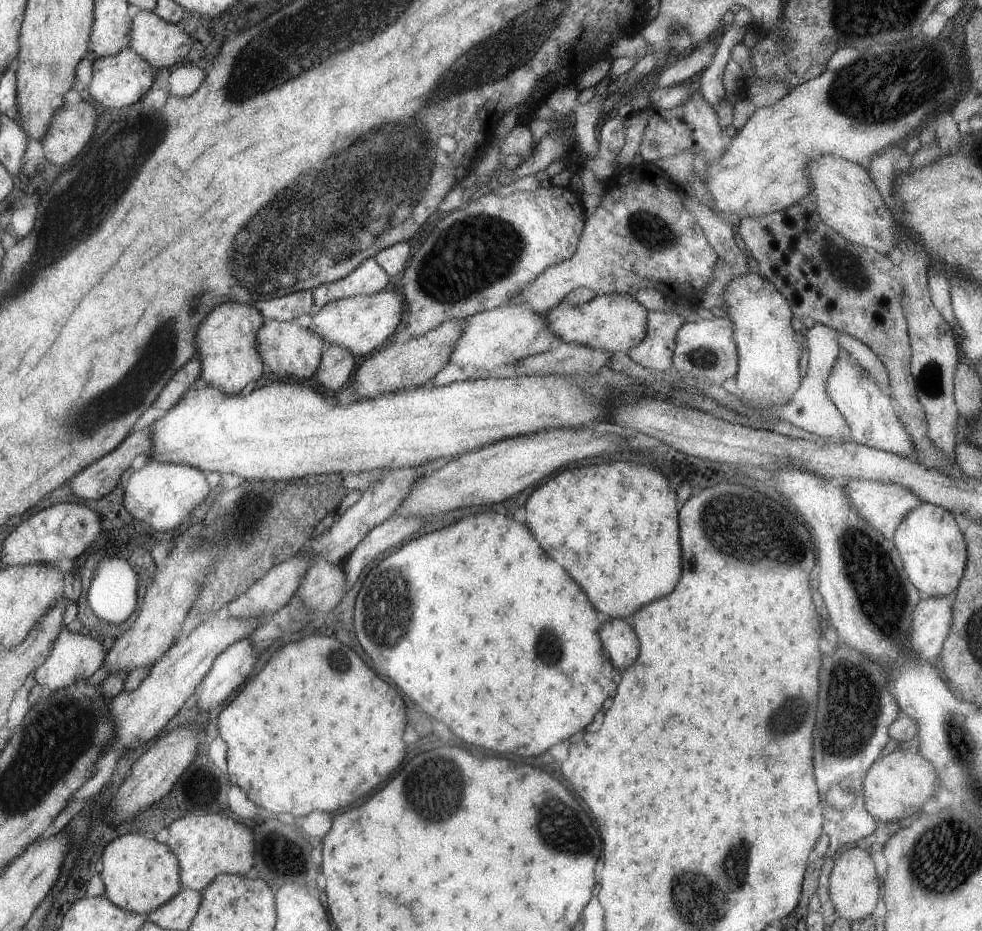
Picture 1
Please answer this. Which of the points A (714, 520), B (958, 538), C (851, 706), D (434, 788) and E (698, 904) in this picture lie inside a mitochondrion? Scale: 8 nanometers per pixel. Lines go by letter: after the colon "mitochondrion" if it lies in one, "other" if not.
A: mitochondrion
B: other
C: mitochondrion
D: mitochondrion
E: mitochondrion

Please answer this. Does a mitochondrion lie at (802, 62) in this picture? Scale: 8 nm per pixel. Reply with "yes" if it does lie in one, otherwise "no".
no

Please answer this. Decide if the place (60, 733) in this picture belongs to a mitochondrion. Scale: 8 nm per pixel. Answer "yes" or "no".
yes

